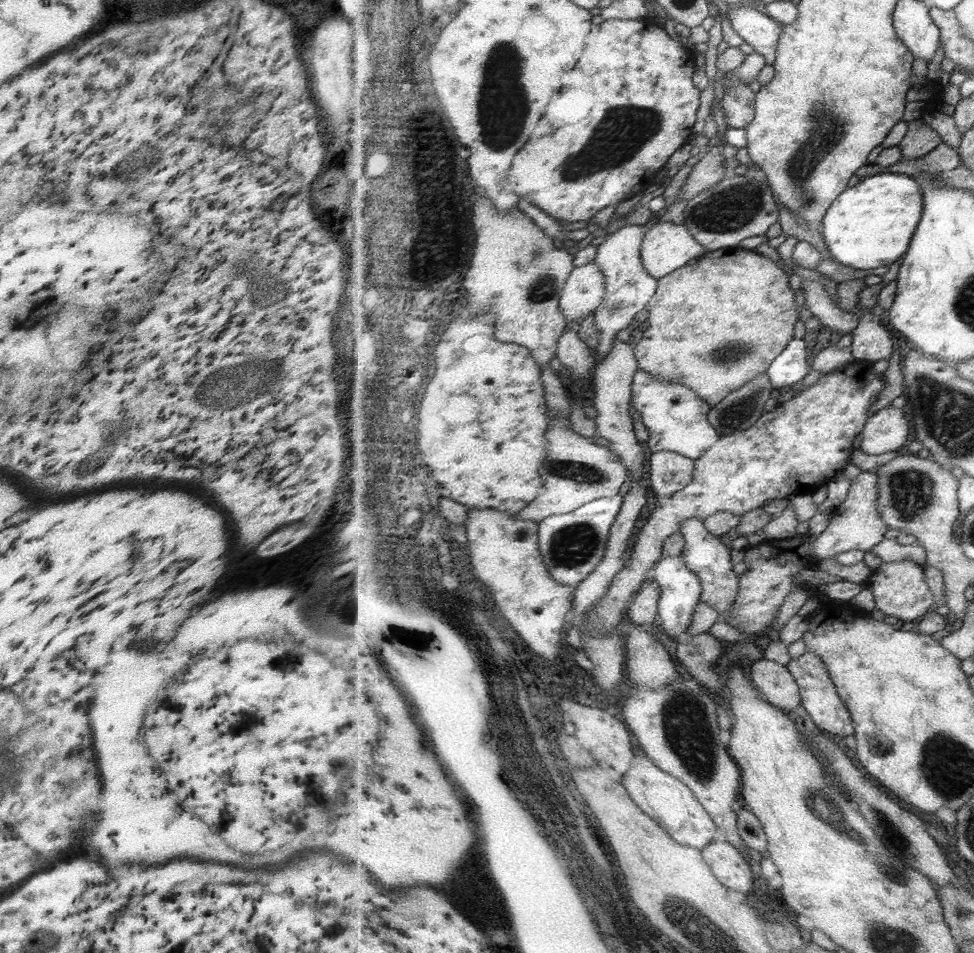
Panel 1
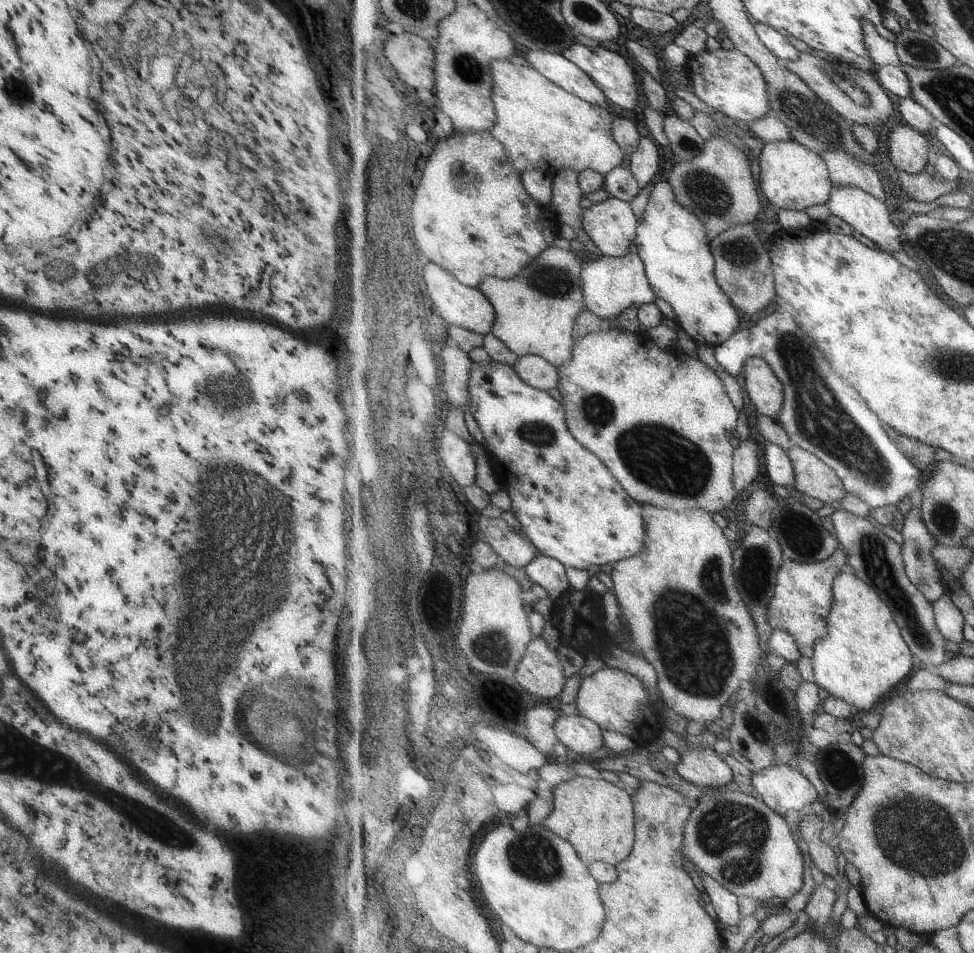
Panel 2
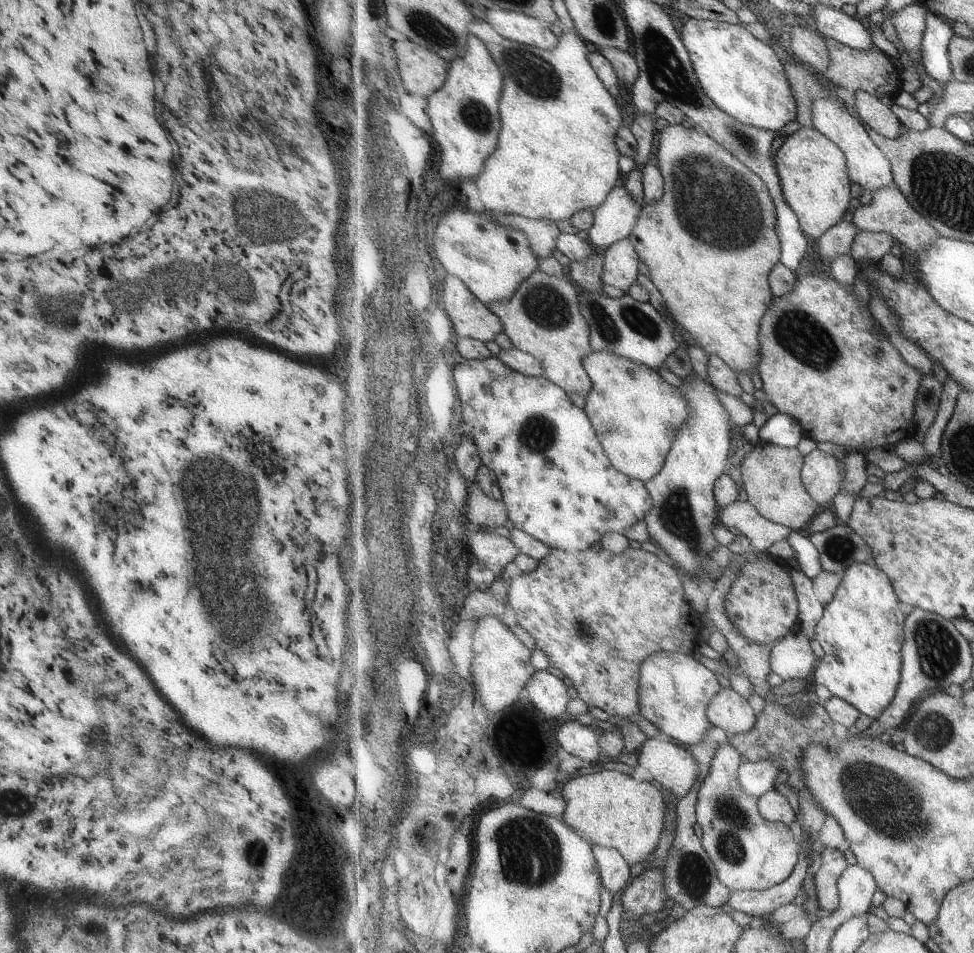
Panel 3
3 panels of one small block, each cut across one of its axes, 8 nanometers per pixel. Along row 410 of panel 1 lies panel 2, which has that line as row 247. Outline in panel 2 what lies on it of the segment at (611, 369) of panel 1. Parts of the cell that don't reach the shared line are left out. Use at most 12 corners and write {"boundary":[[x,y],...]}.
{"boundary":[[613,195],[584,210],[584,228],[607,257],[629,253],[638,224]]}

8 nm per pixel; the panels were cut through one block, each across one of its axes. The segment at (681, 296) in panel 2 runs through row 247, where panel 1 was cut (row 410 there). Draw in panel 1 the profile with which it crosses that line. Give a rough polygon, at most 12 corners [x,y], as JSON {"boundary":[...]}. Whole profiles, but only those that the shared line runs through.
{"boundary":[[639,369],[632,404],[652,453],[697,461],[723,438],[712,406]]}

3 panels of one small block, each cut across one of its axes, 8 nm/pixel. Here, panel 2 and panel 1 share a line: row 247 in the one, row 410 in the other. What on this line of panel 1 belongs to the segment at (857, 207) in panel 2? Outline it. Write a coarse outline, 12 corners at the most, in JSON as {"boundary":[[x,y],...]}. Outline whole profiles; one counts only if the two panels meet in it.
{"boundary":[[891,406],[869,417],[860,435],[869,455],[909,442],[905,412]]}

